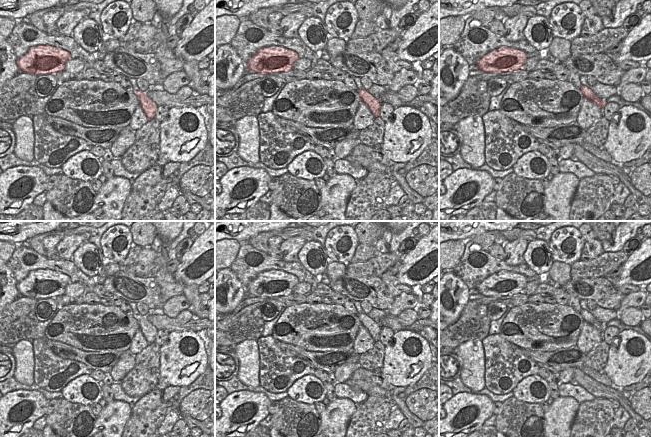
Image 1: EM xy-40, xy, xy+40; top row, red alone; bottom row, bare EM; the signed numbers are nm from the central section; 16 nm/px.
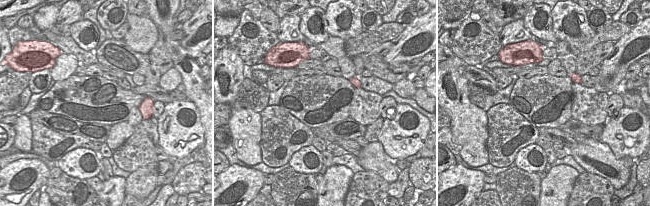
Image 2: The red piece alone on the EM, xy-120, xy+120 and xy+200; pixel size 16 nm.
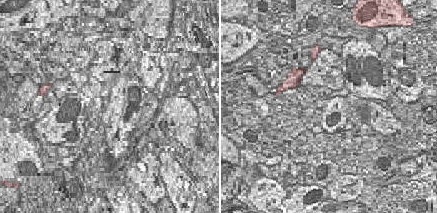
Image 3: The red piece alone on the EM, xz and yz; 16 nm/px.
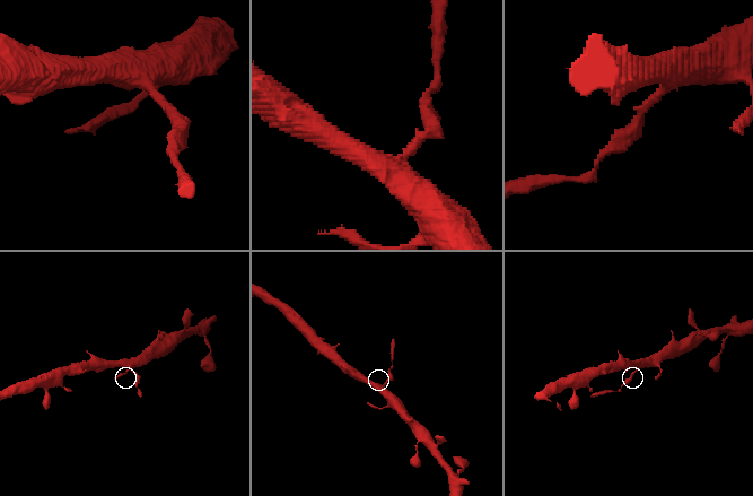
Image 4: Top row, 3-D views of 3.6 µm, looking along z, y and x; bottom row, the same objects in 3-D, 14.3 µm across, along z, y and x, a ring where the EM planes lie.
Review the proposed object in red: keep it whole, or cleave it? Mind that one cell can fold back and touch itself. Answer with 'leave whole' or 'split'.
split

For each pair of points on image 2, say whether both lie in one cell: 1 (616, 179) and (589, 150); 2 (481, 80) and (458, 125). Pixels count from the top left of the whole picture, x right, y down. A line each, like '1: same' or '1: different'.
1: same
2: different

